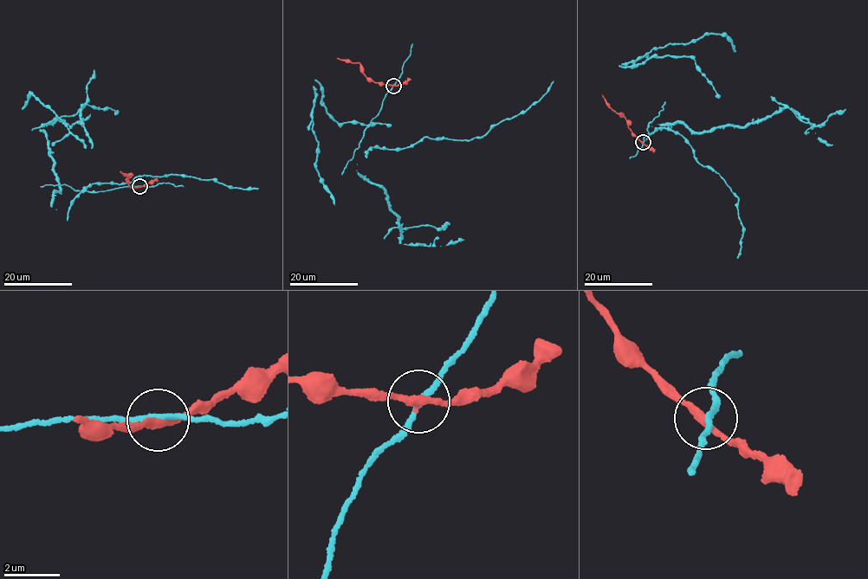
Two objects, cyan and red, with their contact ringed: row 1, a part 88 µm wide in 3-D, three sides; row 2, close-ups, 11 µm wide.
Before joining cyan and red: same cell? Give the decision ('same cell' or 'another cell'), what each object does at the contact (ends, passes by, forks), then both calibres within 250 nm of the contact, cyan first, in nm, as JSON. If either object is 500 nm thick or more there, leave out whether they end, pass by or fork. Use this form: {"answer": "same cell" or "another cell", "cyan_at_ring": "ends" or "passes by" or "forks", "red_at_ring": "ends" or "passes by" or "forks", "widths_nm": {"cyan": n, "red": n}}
{"answer": "same cell", "cyan_at_ring": "passes by", "red_at_ring": "passes by", "widths_nm": {"cyan": 180, "red": 260}}

